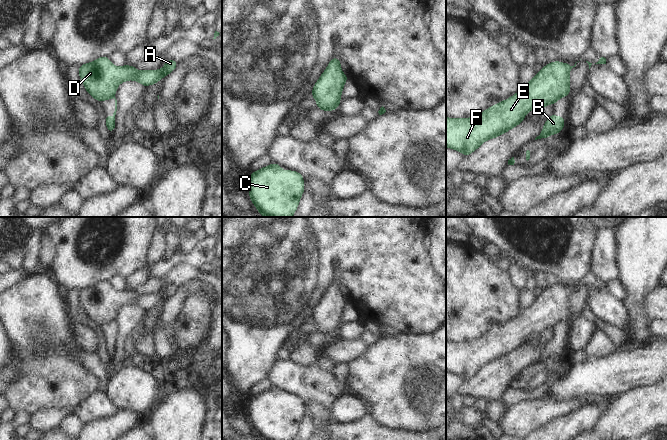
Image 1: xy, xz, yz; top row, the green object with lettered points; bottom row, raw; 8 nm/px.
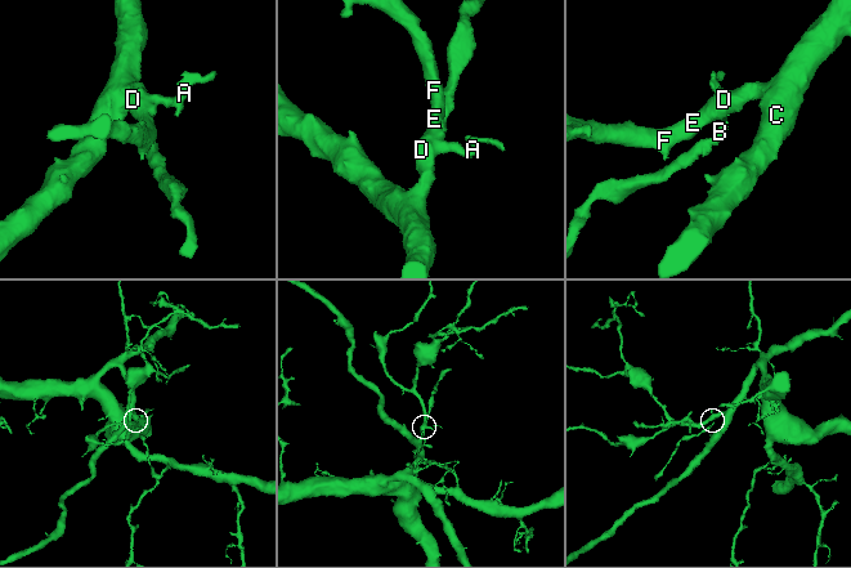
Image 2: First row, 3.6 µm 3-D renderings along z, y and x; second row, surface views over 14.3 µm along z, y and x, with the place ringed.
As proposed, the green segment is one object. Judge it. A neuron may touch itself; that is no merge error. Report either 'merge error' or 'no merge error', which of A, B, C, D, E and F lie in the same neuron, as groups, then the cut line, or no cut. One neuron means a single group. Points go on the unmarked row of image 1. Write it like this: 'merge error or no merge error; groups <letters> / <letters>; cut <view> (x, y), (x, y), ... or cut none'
merge error; groups A C D E F / B; cut xy (113, 319), (110, 321)

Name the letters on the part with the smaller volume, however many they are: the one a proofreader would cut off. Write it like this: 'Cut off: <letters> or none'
Cut off: B

